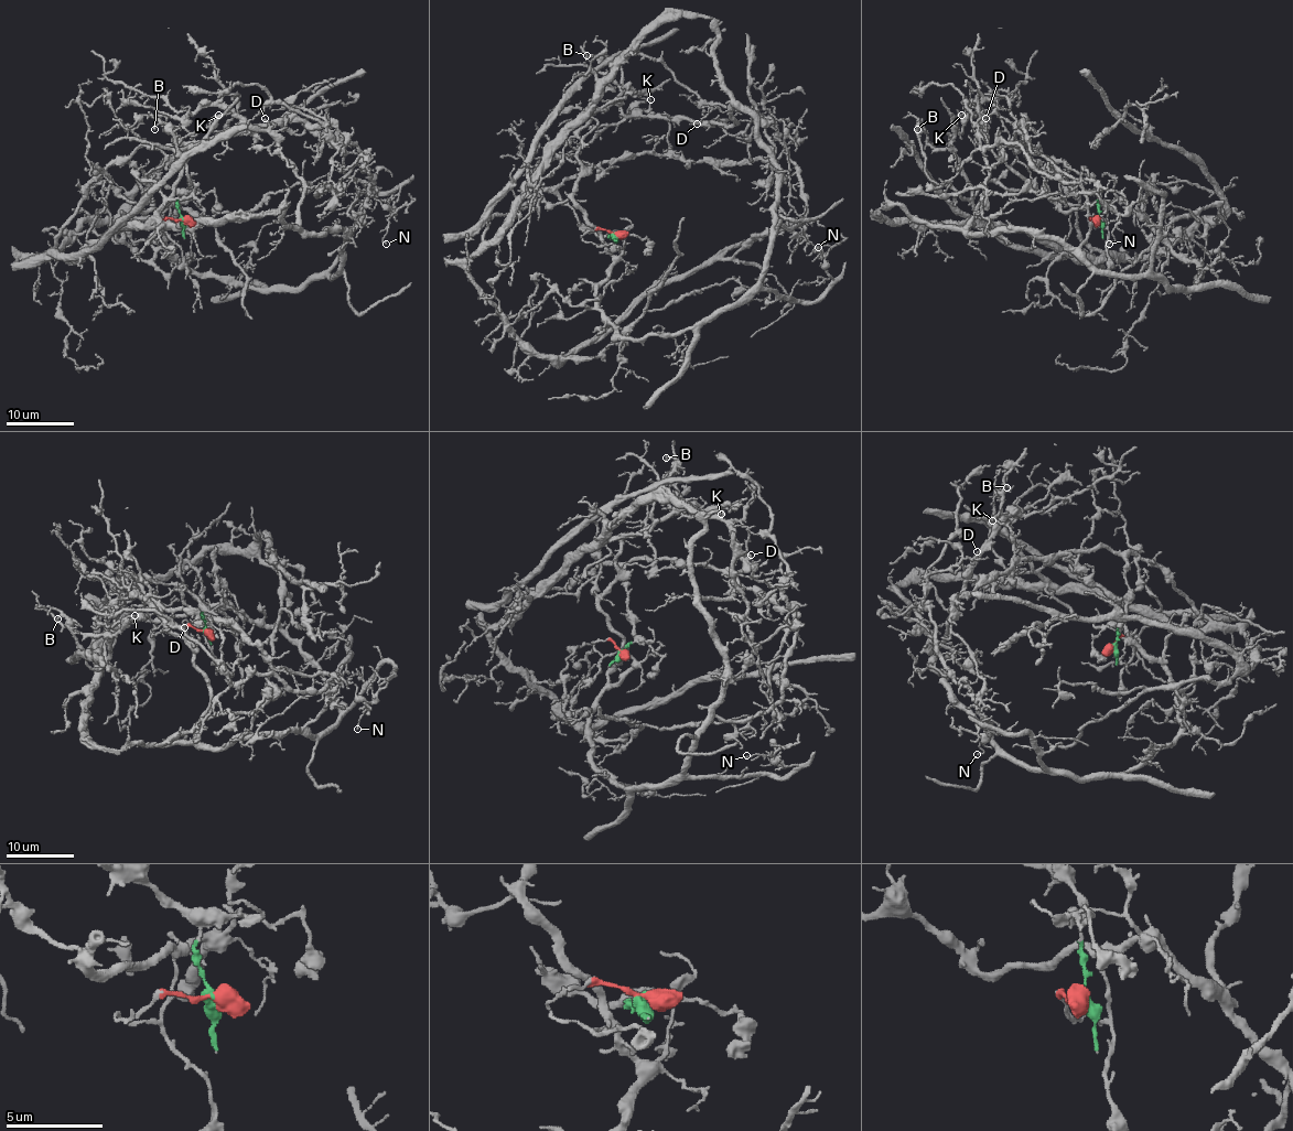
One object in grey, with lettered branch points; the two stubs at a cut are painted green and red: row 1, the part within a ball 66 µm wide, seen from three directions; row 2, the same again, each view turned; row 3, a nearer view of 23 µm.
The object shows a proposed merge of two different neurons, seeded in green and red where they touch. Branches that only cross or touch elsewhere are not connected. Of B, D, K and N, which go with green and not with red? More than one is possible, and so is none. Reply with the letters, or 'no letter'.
no letter

